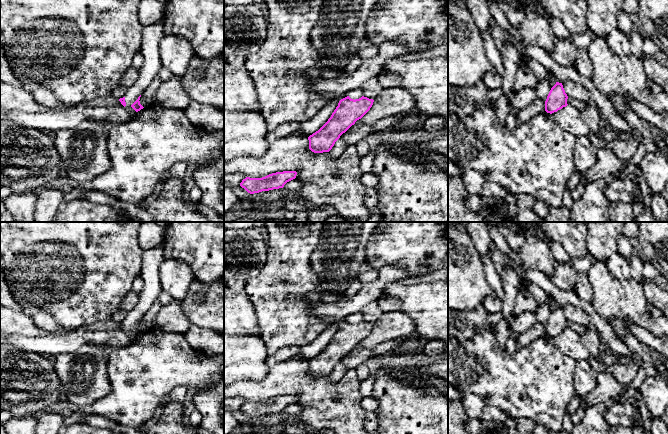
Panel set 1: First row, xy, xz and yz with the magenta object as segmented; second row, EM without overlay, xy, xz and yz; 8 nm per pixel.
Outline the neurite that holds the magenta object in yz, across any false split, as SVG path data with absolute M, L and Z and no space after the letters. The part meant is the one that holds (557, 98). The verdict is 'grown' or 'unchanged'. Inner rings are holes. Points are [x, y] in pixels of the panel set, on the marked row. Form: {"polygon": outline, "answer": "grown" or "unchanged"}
{"polygon": "M556 82L545 101L545 111L550 114L557 112L568 105L567 99L568 96L565 93L562 83Z", "answer": "unchanged"}

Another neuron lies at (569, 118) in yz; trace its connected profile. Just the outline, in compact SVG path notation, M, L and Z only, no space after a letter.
M570 104L552 113L551 116L561 128L575 137L588 136L590 132L588 123L581 118L581 112Z

